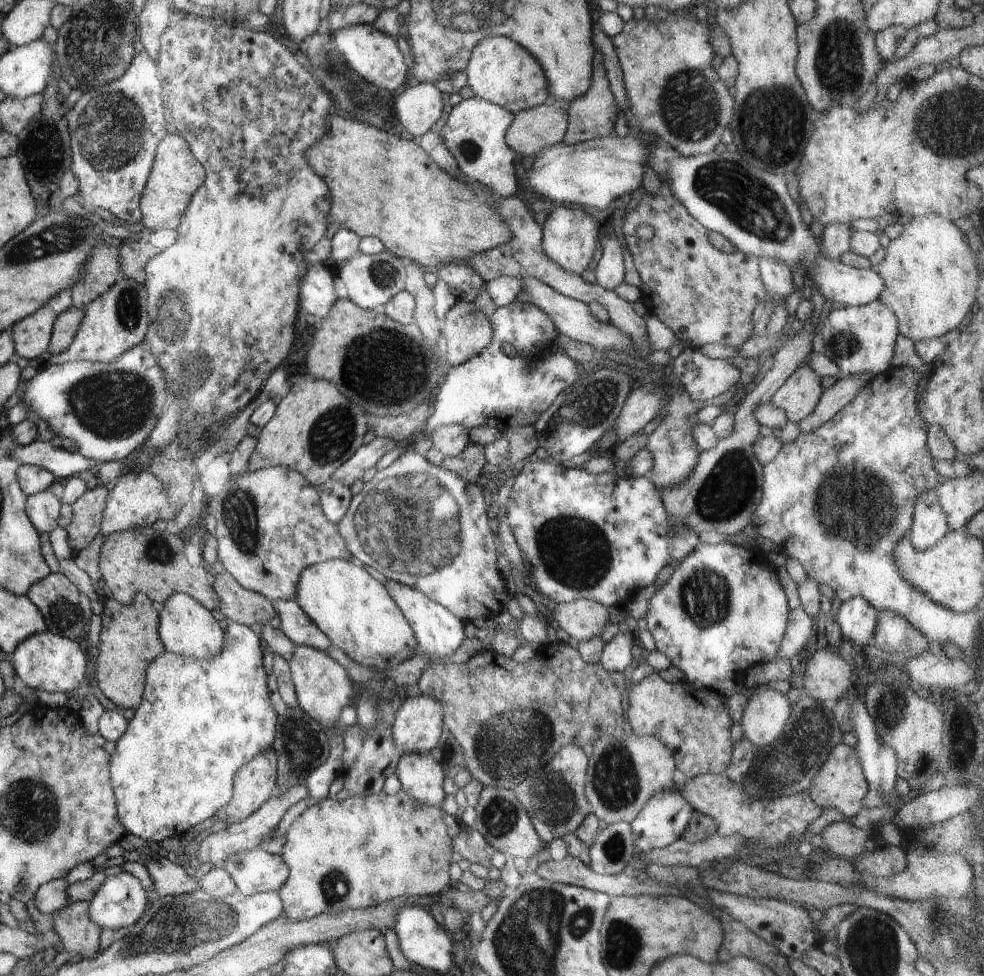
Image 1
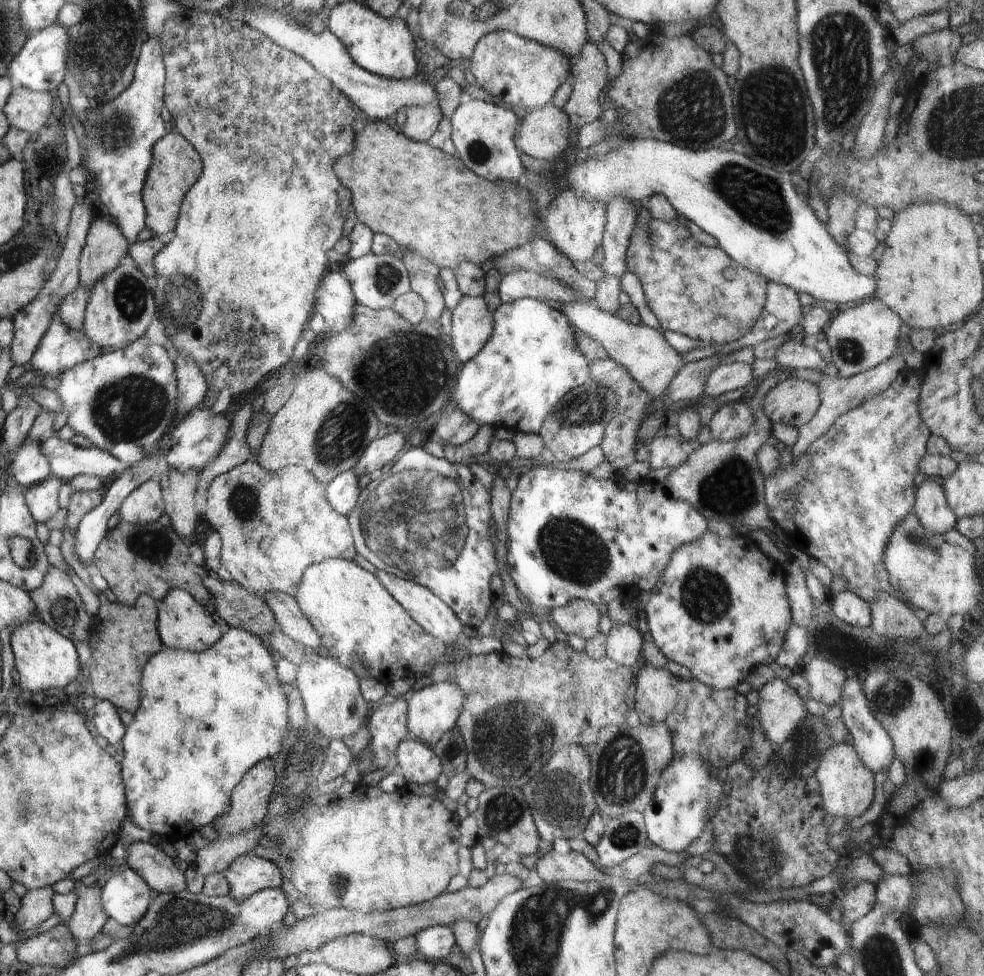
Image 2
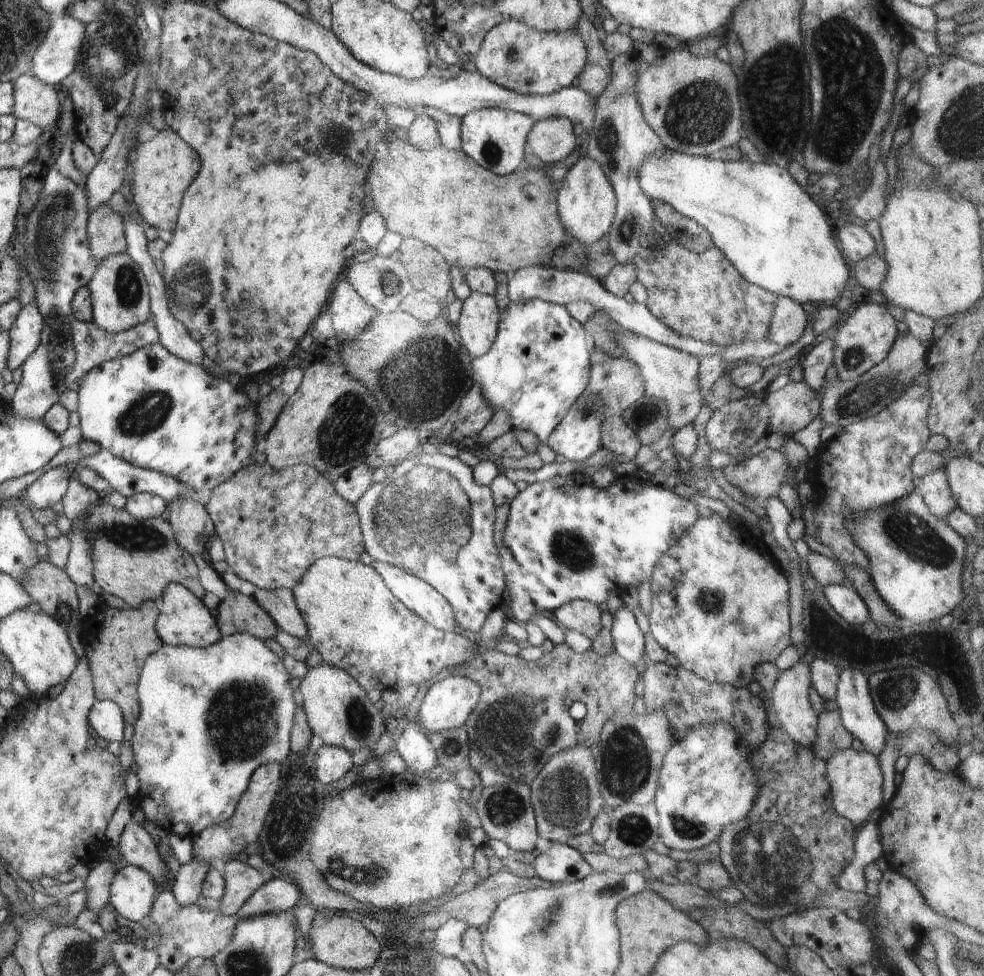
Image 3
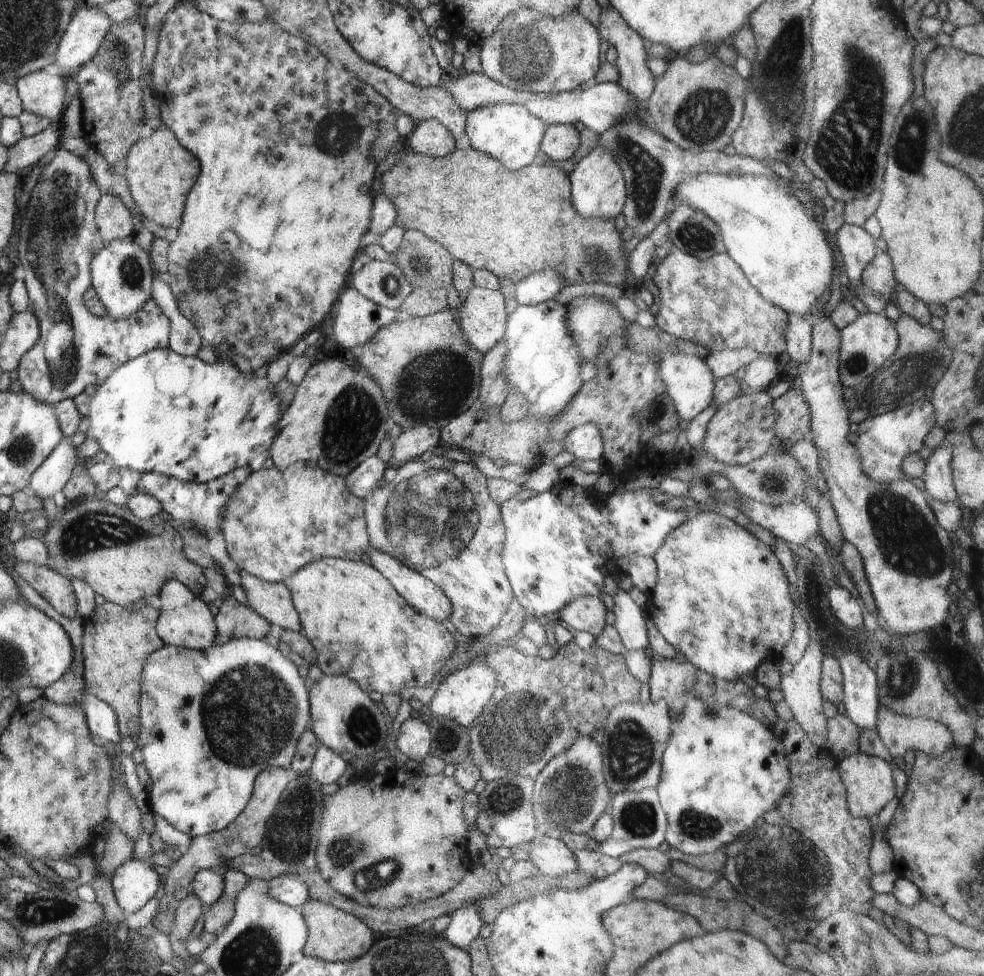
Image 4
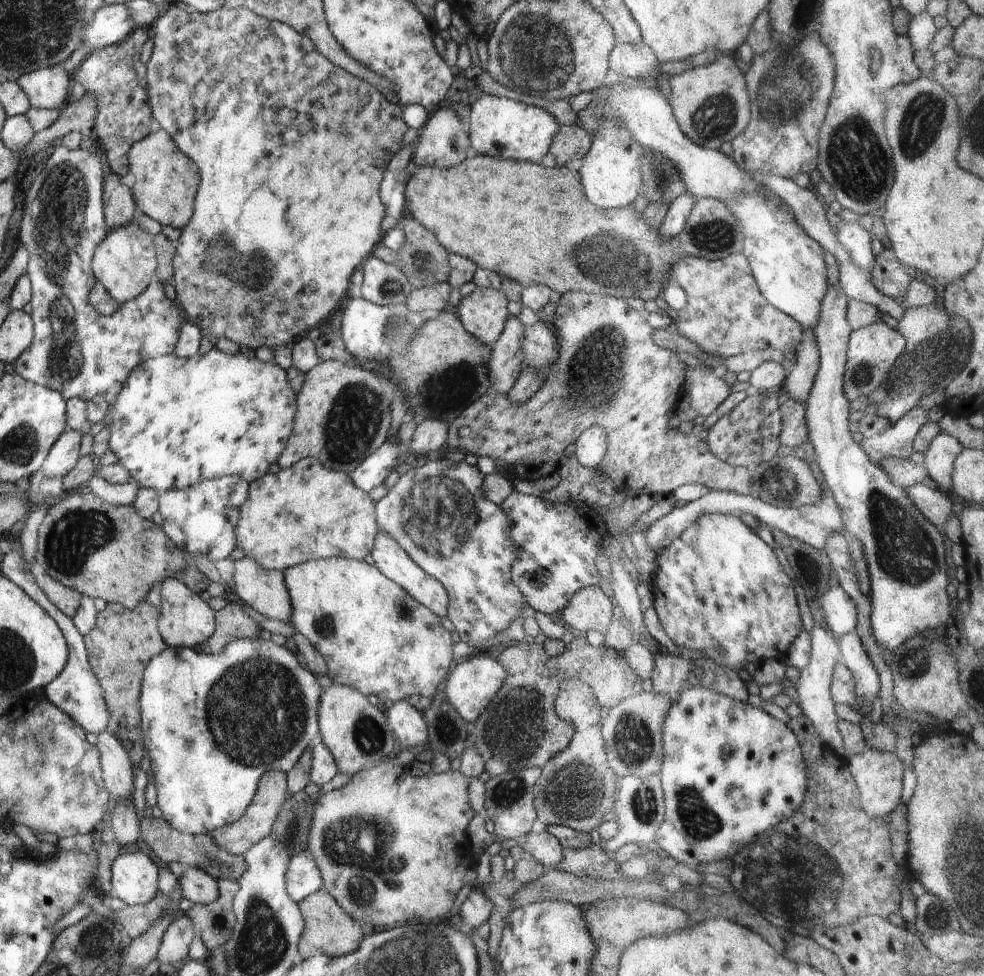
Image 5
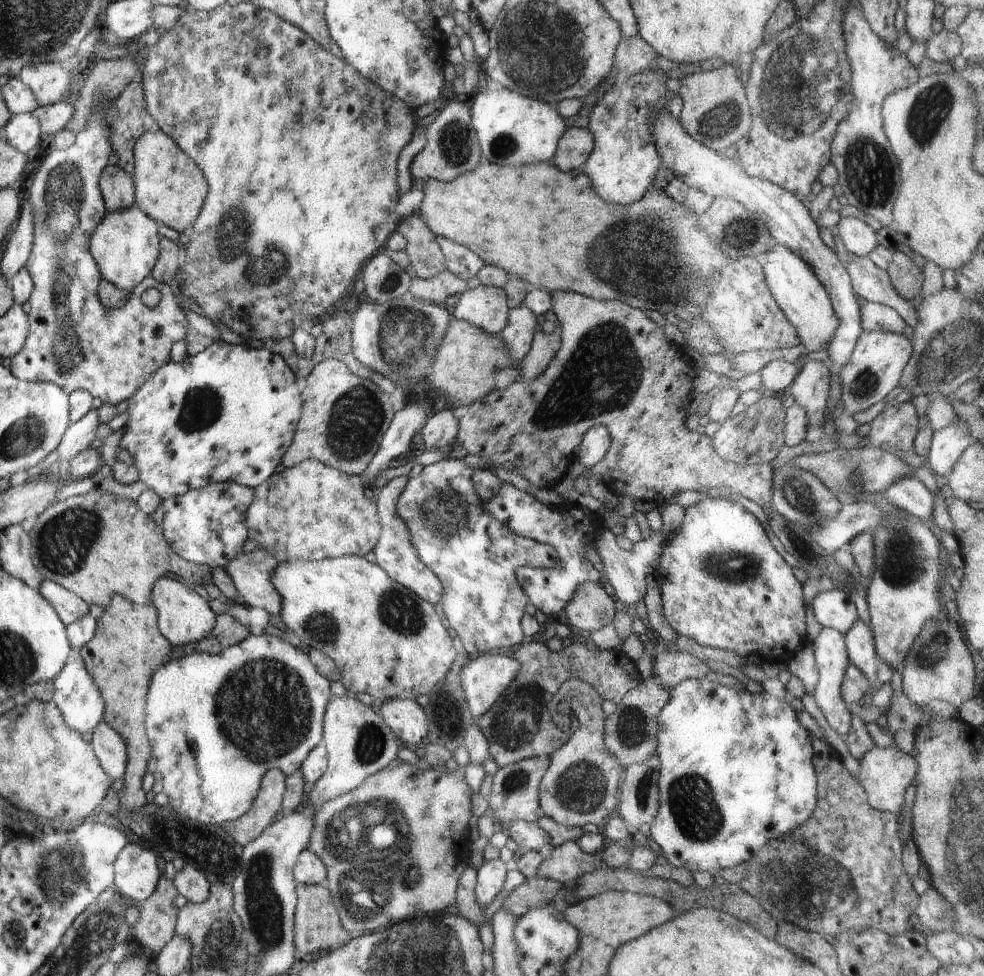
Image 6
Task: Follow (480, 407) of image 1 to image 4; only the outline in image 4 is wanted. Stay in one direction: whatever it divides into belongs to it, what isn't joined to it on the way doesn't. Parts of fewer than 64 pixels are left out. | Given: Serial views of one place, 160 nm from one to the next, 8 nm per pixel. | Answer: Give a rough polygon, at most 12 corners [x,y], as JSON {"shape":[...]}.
{"shape":[[567,308],[507,315],[503,375],[550,418],[580,390]]}

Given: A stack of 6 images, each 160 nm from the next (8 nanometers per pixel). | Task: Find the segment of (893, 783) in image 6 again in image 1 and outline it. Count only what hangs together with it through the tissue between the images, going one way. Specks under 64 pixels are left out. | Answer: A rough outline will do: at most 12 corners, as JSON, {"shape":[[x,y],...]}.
{"shape":[[833,747],[809,792],[850,823],[868,792],[857,752]]}

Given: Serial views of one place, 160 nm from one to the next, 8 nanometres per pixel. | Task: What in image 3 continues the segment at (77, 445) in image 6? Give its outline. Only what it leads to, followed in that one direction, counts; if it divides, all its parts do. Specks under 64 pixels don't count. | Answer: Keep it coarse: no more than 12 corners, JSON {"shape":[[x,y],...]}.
{"shape":[[52,467],[24,490],[38,508],[52,508],[66,494],[73,475]]}

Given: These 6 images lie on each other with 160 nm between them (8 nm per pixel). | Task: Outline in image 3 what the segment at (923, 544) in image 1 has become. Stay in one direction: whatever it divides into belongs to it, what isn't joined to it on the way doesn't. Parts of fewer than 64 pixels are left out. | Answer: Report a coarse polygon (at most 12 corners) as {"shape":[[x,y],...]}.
{"shape":[[945,466],[922,477],[918,487],[934,516],[957,507]]}

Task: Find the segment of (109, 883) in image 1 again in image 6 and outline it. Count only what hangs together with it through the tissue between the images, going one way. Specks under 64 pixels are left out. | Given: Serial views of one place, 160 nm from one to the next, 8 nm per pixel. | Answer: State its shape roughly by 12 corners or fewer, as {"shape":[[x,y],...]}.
{"shape":[[128,843],[115,862],[118,897],[136,905],[156,890],[154,850]]}

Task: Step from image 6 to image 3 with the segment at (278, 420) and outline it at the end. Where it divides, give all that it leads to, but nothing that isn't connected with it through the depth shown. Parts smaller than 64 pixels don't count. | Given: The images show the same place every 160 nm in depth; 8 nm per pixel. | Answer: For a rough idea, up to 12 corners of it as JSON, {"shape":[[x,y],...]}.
{"shape":[[160,342],[79,385],[83,438],[214,490],[257,404]]}

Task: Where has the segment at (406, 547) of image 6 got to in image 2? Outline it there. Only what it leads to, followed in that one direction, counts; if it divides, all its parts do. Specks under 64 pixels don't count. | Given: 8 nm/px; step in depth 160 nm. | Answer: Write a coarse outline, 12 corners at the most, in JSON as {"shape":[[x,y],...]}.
{"shape":[[376,574],[428,633],[458,643],[463,624],[428,587]]}

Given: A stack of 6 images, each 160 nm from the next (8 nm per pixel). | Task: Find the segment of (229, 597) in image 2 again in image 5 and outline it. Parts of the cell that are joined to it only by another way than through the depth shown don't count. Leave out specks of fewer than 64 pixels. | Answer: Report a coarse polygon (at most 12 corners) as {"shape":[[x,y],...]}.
{"shape":[[240,604],[216,611],[216,632],[205,645],[220,653],[231,640],[258,637],[258,623]]}

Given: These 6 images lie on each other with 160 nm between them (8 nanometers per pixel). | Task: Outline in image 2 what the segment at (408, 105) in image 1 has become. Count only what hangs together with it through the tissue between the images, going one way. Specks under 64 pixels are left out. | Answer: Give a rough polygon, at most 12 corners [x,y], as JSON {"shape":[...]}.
{"shape":[[438,105],[409,106],[403,133],[428,142],[444,117]]}

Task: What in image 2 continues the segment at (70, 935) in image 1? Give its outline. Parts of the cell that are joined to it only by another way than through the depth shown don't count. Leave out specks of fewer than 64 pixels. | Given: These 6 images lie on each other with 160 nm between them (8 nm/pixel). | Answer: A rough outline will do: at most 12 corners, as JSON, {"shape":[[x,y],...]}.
{"shape":[[82,886],[67,924],[80,943],[92,942],[108,919],[101,888]]}

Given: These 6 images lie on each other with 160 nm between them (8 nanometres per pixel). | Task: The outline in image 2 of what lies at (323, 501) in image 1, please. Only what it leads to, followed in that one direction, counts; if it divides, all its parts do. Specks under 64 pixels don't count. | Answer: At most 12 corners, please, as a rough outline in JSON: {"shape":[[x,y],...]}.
{"shape":[[347,470],[328,484],[336,512],[348,516],[360,491],[357,474]]}

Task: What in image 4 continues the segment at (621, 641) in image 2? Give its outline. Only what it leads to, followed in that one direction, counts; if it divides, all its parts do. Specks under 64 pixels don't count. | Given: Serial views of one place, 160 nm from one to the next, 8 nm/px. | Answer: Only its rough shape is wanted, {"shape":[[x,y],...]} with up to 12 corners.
{"shape":[[619,587],[614,626],[626,650],[646,649],[641,608]]}

